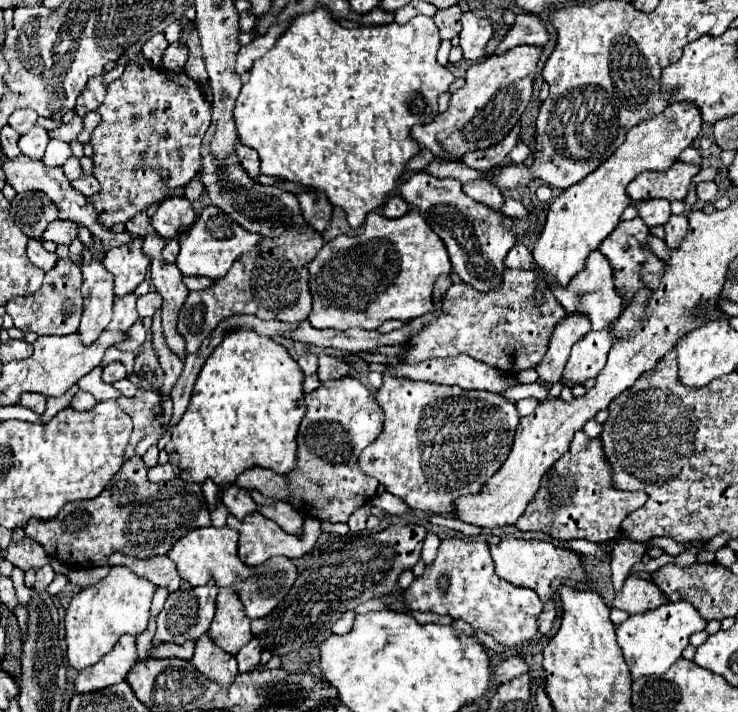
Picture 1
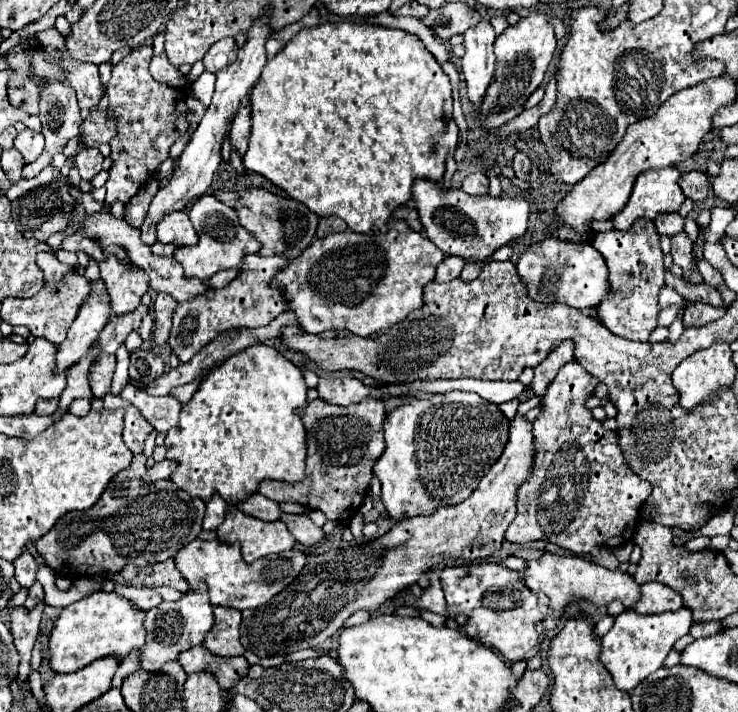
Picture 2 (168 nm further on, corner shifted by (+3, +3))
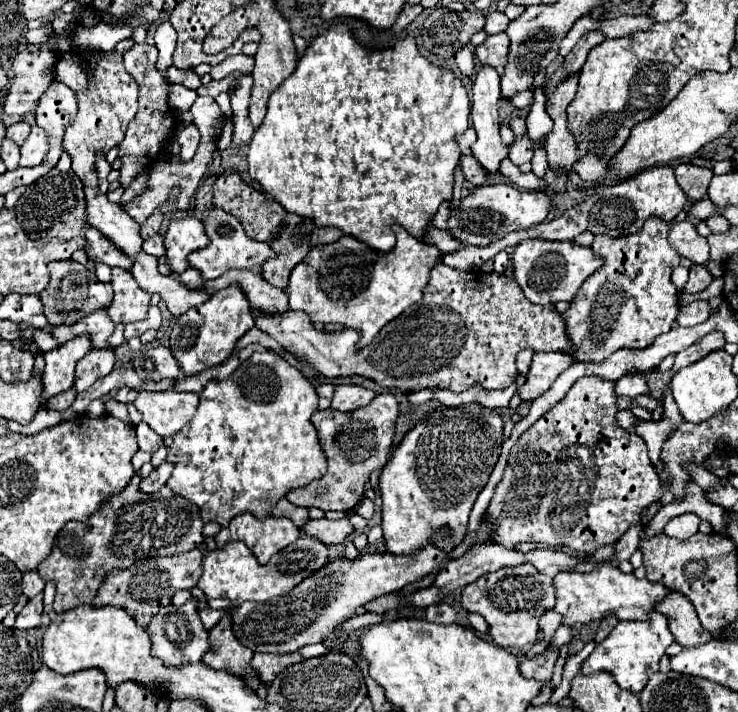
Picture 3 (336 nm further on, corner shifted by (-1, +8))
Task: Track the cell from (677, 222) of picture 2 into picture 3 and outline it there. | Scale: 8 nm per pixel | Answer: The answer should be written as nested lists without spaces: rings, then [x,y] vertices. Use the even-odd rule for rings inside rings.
[[[672,220],[672,222],[668,222],[668,228],[670,228],[668,240],[680,256],[684,256],[684,258],[688,258],[700,266],[708,264],[710,256],[708,256],[706,238],[702,238],[696,232],[696,226],[690,220],[682,220],[682,222]]]

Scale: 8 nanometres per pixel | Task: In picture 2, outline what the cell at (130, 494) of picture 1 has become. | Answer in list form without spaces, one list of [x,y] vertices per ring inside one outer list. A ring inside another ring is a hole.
[[[142,453],[134,455],[130,467],[112,479],[96,505],[88,511],[72,511],[64,515],[48,535],[34,543],[44,563],[56,573],[62,573],[62,567],[66,567],[64,573],[92,577],[102,571],[120,573],[128,563],[144,567],[174,559],[176,551],[196,539],[202,531],[206,505],[200,499],[192,499],[170,479],[144,483],[144,473],[146,457]]]

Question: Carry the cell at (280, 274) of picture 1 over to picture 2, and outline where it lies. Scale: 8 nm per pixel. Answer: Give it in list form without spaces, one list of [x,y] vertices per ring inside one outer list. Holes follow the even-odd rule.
[[[246,255],[240,265],[240,275],[222,289],[212,289],[206,295],[200,295],[188,303],[178,303],[178,309],[172,317],[174,325],[170,331],[168,345],[172,353],[188,363],[196,353],[200,353],[208,343],[212,343],[220,333],[232,329],[254,329],[268,325],[274,317],[288,311],[288,303],[280,291],[268,287],[270,279],[288,263],[284,255],[264,257],[264,255]]]

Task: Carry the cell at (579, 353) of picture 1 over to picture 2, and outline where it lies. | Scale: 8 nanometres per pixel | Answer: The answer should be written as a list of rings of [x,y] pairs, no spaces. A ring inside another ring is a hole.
[[[566,363],[556,379],[548,385],[548,391],[540,403],[540,415],[532,423],[536,463],[532,463],[532,475],[516,491],[516,517],[506,531],[506,541],[524,545],[530,541],[550,541],[576,555],[588,555],[592,547],[620,547],[628,543],[640,521],[640,507],[652,493],[652,485],[642,477],[636,477],[628,467],[618,445],[618,433],[606,429],[594,419],[586,401],[594,395],[600,381],[590,375],[580,363]]]

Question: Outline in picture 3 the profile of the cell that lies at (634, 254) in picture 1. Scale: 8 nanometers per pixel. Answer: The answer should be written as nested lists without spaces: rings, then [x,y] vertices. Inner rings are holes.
[[[648,218],[642,230],[628,236],[610,238],[606,234],[598,234],[592,250],[596,256],[604,258],[604,266],[596,270],[588,282],[584,282],[580,294],[576,294],[570,308],[564,312],[568,338],[572,342],[568,352],[578,362],[602,362],[620,348],[646,348],[660,334],[668,332],[678,316],[678,290],[672,284],[670,274],[680,264],[680,254],[676,254],[676,250],[668,244],[668,226],[662,218]]]

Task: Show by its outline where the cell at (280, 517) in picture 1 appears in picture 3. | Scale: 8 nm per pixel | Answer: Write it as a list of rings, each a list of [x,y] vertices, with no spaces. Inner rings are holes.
[[[320,518],[320,520],[308,520],[304,522],[304,526],[300,526],[300,532],[312,538],[322,540],[326,546],[330,544],[342,544],[344,538],[352,532],[352,524],[348,522],[348,518],[342,520],[328,520],[328,518]]]

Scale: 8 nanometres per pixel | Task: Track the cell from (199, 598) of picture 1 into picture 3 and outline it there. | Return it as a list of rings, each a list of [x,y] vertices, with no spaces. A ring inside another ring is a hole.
[[[190,598],[180,608],[174,604],[162,606],[160,612],[150,620],[148,634],[152,638],[152,654],[158,656],[166,668],[184,668],[198,664],[210,648],[210,636],[200,620],[200,602]]]

